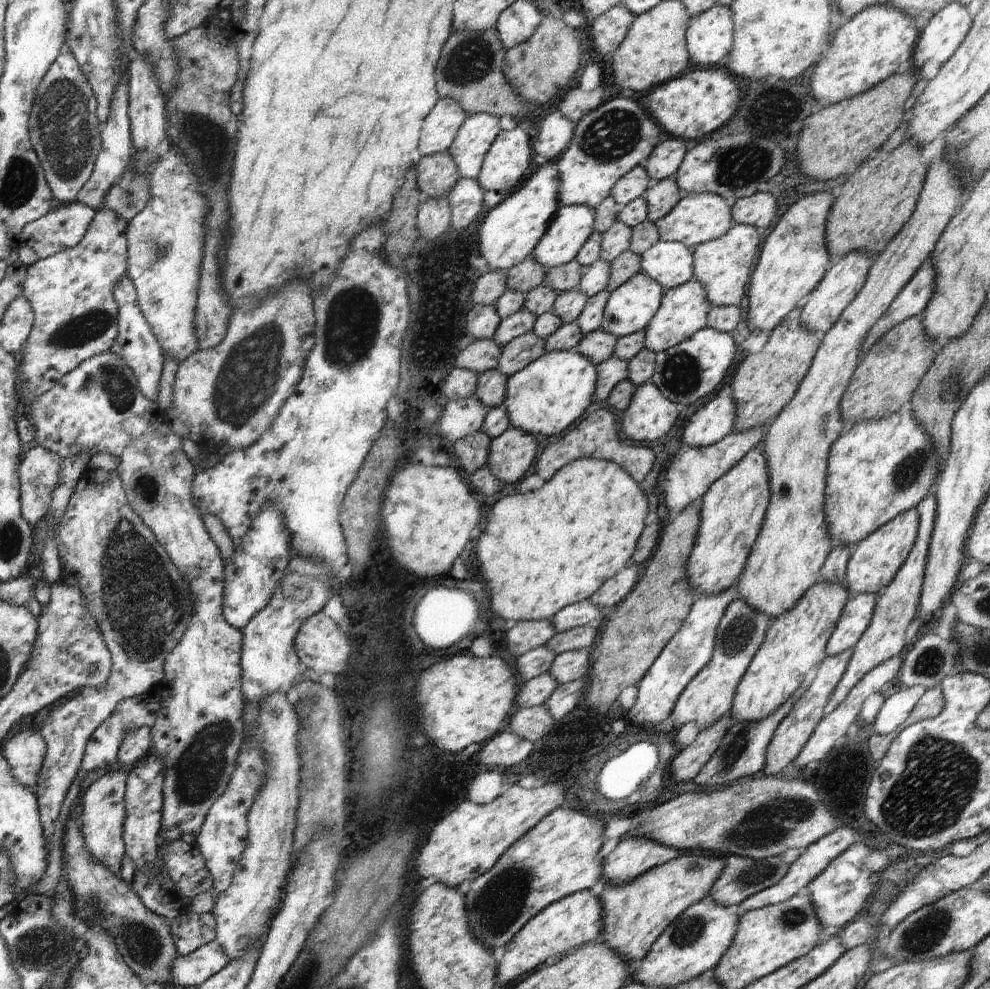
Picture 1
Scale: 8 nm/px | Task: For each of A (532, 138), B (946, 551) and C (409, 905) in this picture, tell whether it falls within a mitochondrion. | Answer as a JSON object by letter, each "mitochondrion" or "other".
{"A":"other","B":"other","C":"other"}

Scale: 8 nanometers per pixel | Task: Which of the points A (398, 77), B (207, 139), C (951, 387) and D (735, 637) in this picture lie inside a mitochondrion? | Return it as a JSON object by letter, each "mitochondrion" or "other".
{"A":"other","B":"mitochondrion","C":"mitochondrion","D":"mitochondrion"}

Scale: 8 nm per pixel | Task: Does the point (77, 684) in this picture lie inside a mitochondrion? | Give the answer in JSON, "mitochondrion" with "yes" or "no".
{"mitochondrion":"no"}

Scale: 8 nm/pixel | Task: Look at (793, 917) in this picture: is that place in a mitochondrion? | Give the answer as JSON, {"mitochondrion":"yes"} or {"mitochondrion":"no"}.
{"mitochondrion":"yes"}

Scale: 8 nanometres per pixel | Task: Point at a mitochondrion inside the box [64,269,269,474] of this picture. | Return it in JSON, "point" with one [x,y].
{"point":[110,380]}

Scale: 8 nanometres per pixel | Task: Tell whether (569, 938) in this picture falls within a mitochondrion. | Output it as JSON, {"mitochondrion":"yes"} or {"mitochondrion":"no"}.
{"mitochondrion":"no"}

